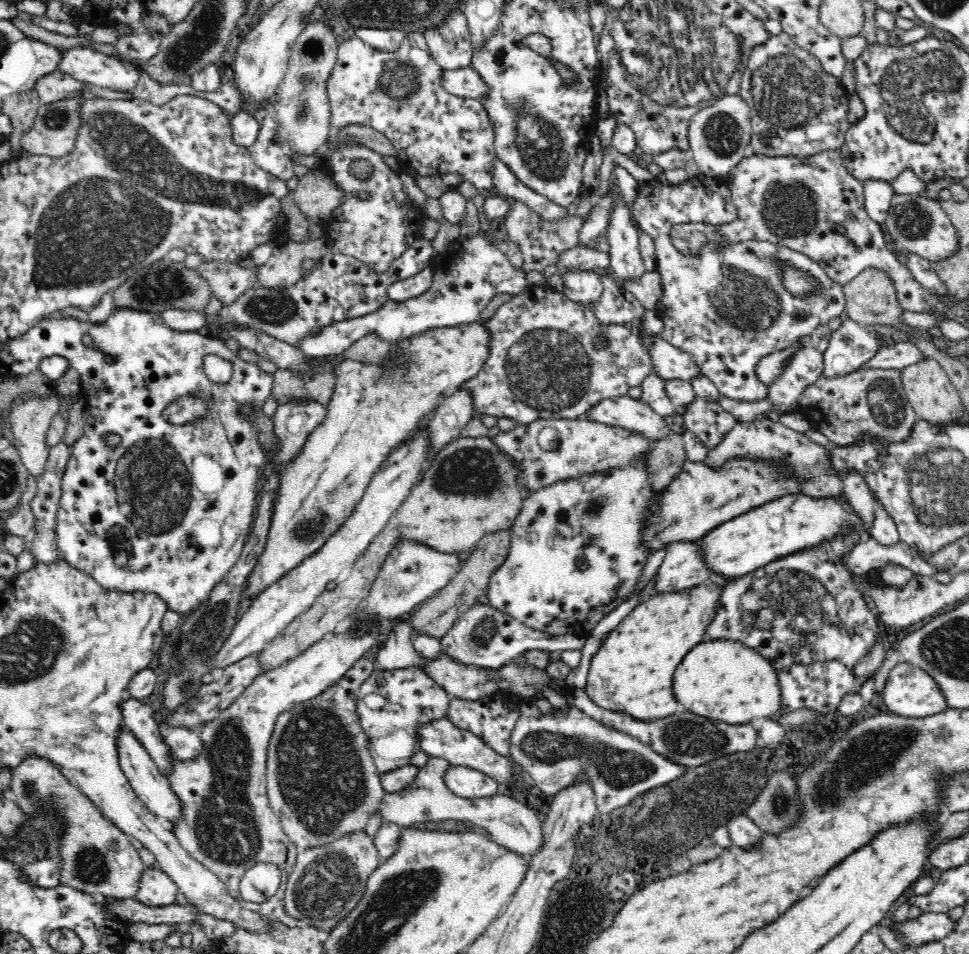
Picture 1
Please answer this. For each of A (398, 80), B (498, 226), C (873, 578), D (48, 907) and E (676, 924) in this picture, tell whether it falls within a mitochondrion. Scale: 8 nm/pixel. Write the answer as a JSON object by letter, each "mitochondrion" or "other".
{"A":"mitochondrion","B":"other","C":"other","D":"other","E":"other"}

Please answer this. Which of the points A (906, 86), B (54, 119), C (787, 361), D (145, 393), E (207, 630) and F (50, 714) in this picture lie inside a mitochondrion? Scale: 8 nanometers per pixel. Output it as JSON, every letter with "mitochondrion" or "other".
{"A":"mitochondrion","B":"mitochondrion","C":"other","D":"other","E":"mitochondrion","F":"other"}

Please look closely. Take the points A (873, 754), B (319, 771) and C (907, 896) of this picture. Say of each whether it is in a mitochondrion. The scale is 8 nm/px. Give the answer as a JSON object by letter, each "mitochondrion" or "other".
{"A":"mitochondrion","B":"mitochondrion","C":"other"}

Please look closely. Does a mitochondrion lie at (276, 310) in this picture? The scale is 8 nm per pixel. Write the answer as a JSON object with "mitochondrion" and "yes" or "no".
{"mitochondrion":"yes"}

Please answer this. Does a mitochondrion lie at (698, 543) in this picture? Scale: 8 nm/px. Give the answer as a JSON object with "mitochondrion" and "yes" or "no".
{"mitochondrion":"no"}

